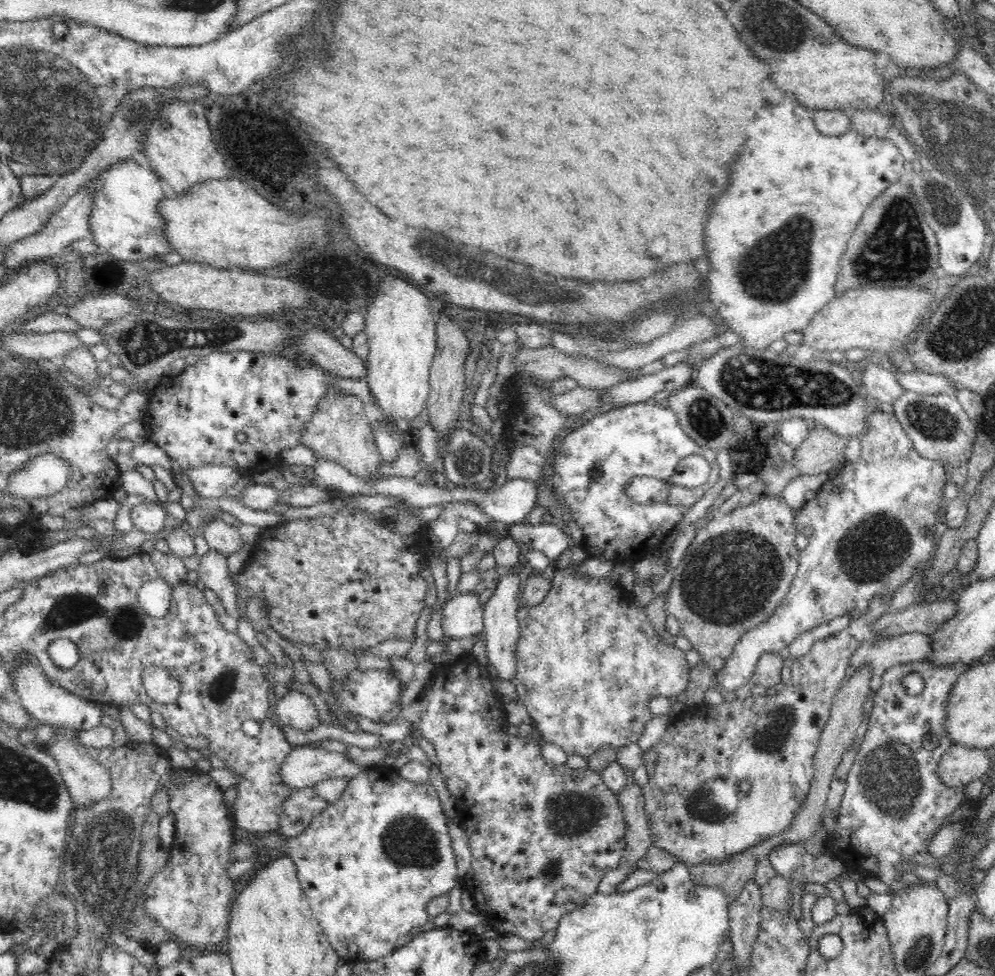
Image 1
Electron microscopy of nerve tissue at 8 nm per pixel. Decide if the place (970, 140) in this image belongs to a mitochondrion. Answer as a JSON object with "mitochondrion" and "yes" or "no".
{"mitochondrion":"yes"}

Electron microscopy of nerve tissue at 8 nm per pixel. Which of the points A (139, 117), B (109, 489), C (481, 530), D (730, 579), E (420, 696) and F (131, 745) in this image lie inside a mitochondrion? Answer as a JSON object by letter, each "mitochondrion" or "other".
{"A":"other","B":"other","C":"other","D":"mitochondrion","E":"other","F":"other"}

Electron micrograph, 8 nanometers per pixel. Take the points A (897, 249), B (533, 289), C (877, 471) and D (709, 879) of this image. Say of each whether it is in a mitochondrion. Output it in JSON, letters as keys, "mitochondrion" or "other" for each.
{"A":"mitochondrion","B":"mitochondrion","C":"other","D":"other"}

